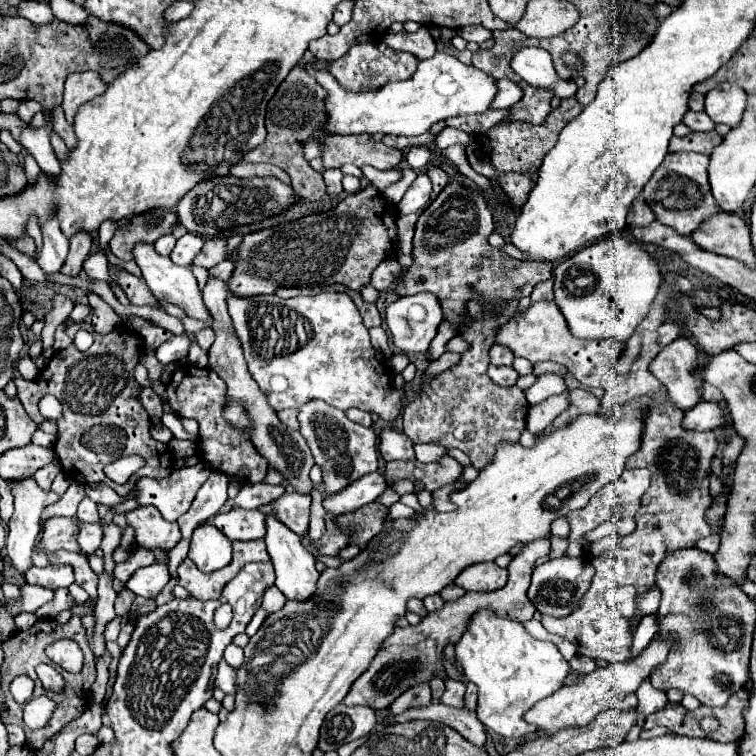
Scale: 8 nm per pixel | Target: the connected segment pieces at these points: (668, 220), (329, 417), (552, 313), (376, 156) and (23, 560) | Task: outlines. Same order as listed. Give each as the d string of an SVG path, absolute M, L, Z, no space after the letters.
M677 152L667 154L659 172L651 176L645 186L645 202L651 206L657 222L677 230L679 234L691 234L707 216L717 214L717 204L713 202L709 182L707 182L707 164L709 156L697 152Z
M311 400L299 408L297 420L301 424L301 434L307 440L315 462L323 470L323 482L327 486L325 494L339 492L349 482L377 470L379 458L377 458L377 436L375 436L375 432L371 428L365 428L361 424L351 422L343 410L329 406L323 400Z
M533 302L527 310L523 310L519 316L513 316L497 330L495 342L511 348L515 356L523 356L529 362L537 362L537 358L565 362L565 366L571 370L577 370L577 362L593 362L593 386L601 386L603 376L609 372L609 362L617 362L617 354L621 354L623 346L621 342L575 338L569 332L565 318L561 318L555 302Z
M367 134L333 136L329 138L329 142L339 142L339 152L327 146L323 154L325 168L341 168L345 162L351 162L359 168L363 164L369 164L377 170L389 170L397 168L397 164L403 160L403 152L389 148L383 142L373 142Z
M33 478L21 482L15 490L15 512L9 520L9 534L7 534L7 556L11 558L15 570L25 576L27 570L33 566L31 554L33 544L39 534L39 520L45 506L55 504L60 496L55 492L41 490Z

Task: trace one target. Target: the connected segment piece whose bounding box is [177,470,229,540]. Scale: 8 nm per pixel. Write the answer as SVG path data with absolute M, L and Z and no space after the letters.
M215 470L211 472L207 482L199 488L197 498L193 500L191 508L177 520L177 524L181 528L181 536L185 540L191 538L193 530L203 520L213 518L223 508L223 504L227 502L227 484L229 484L227 474L221 474L221 472L215 472Z

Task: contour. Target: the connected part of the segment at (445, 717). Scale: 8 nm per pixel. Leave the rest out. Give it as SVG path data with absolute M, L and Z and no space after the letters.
M433 702L431 706L423 706L423 708L413 708L407 710L405 714L396 715L393 719L397 723L411 720L435 720L435 722L443 722L447 726L451 726L453 730L457 730L461 736L465 736L465 740L469 740L475 746L485 748L485 740L487 734L479 722L479 718L475 716L475 712L469 712L465 708L457 710L451 706L445 706L441 702Z

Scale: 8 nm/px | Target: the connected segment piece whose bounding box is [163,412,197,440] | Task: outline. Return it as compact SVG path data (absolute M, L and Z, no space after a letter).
M165 412L165 414L163 414L163 424L173 432L175 438L181 438L181 440L195 440L195 438L197 438L197 436L187 434L187 432L183 430L183 424L181 424L179 416L175 416L175 414L171 414L171 412Z

